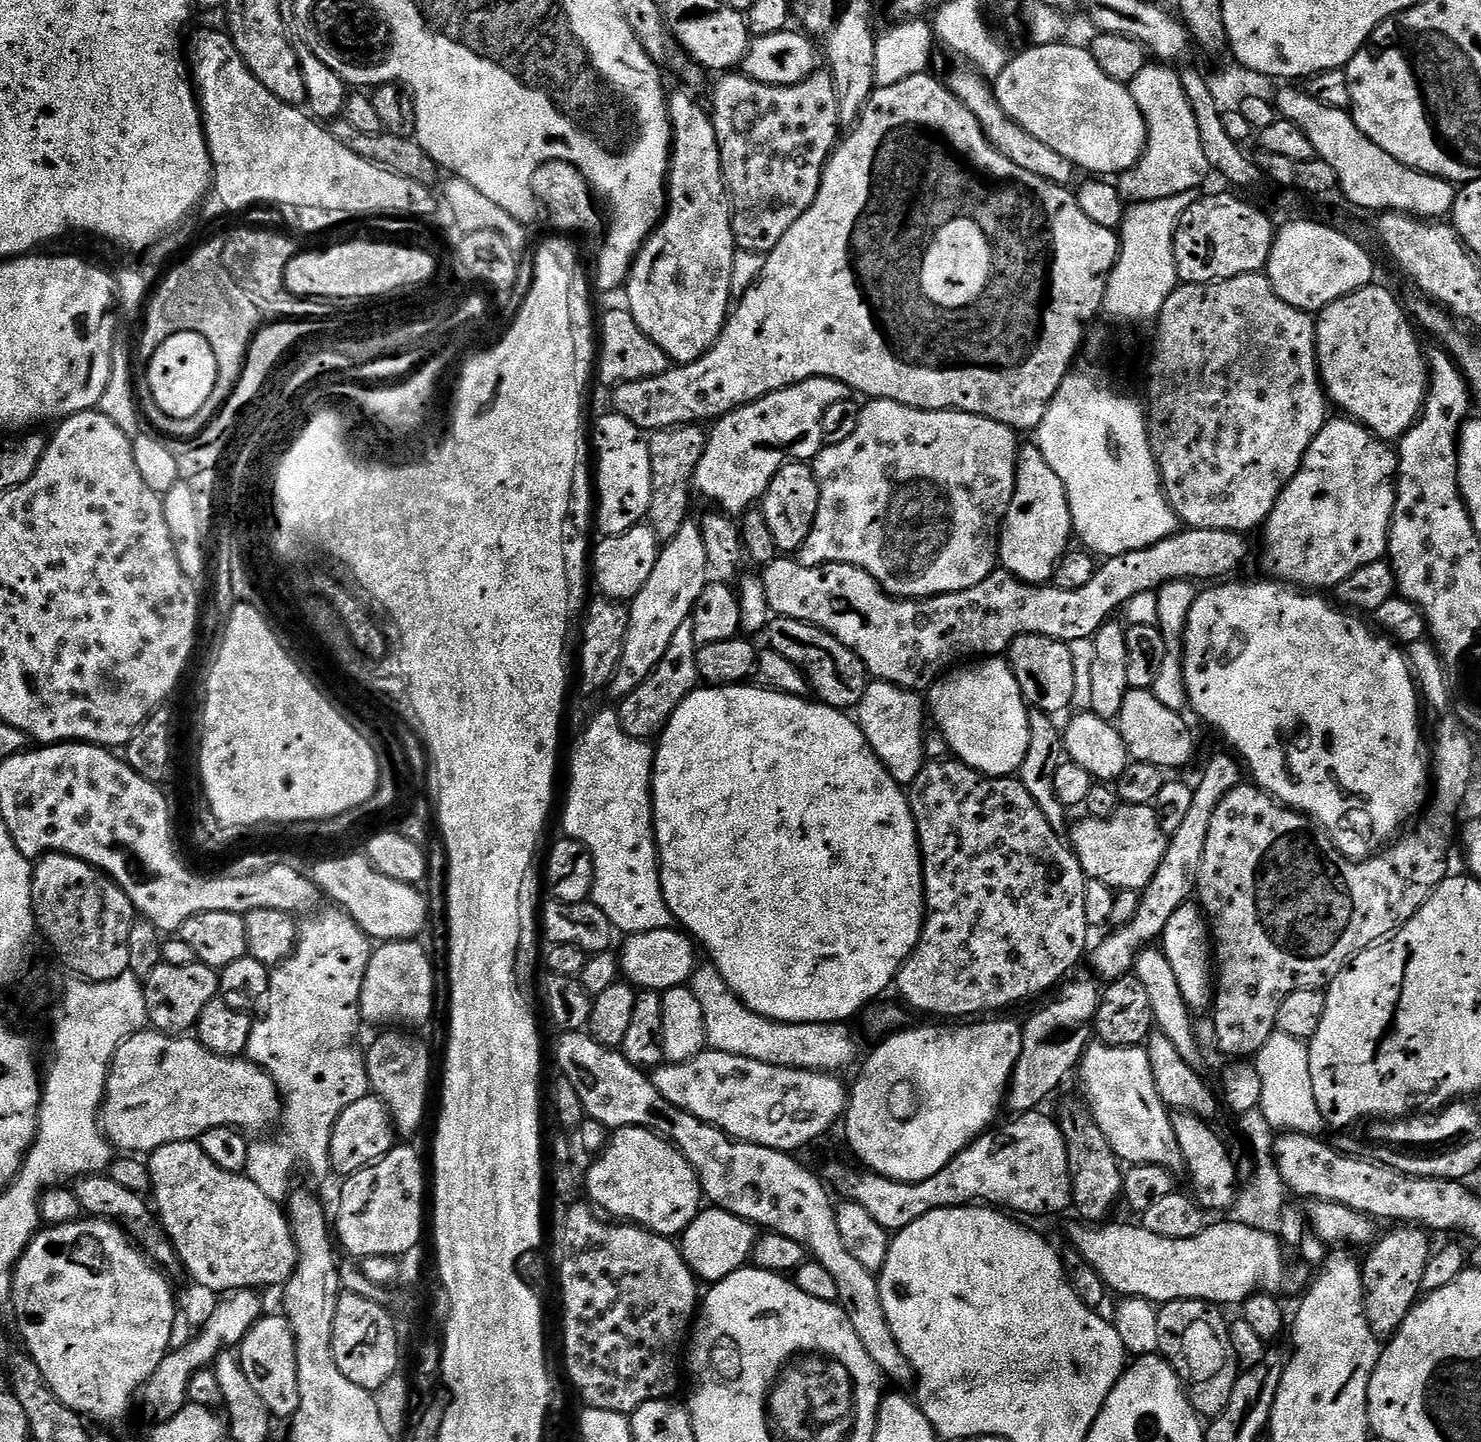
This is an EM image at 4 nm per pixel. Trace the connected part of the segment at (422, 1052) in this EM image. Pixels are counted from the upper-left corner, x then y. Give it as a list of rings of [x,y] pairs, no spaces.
[[[388,1030],[369,1048],[366,1048],[364,1065],[368,1071],[368,1086],[371,1095],[383,1100],[392,1115],[392,1127],[397,1137],[412,1136],[424,1124],[428,1112],[428,1079],[432,1076],[432,1060],[428,1048],[412,1034],[400,1030]]]

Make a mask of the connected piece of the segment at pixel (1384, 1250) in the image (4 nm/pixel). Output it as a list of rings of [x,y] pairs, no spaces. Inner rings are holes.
[[[1396,1226],[1393,1232],[1381,1235],[1367,1249],[1368,1257],[1362,1260],[1360,1277],[1364,1287],[1364,1317],[1370,1330],[1378,1338],[1390,1338],[1406,1322],[1410,1310],[1422,1293],[1422,1273],[1434,1251],[1429,1233],[1415,1226]]]

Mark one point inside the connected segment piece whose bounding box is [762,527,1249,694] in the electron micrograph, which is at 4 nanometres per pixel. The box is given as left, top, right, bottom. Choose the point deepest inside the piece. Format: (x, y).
(908, 643)

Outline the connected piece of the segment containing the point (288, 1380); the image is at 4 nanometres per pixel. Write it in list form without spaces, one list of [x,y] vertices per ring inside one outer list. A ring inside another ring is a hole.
[[[261,1315],[258,1323],[244,1335],[243,1342],[238,1345],[240,1365],[242,1370],[246,1370],[246,1378],[250,1378],[250,1386],[254,1386],[258,1398],[262,1398],[262,1402],[266,1402],[273,1417],[290,1418],[300,1405],[294,1334],[283,1315],[268,1315]]]

